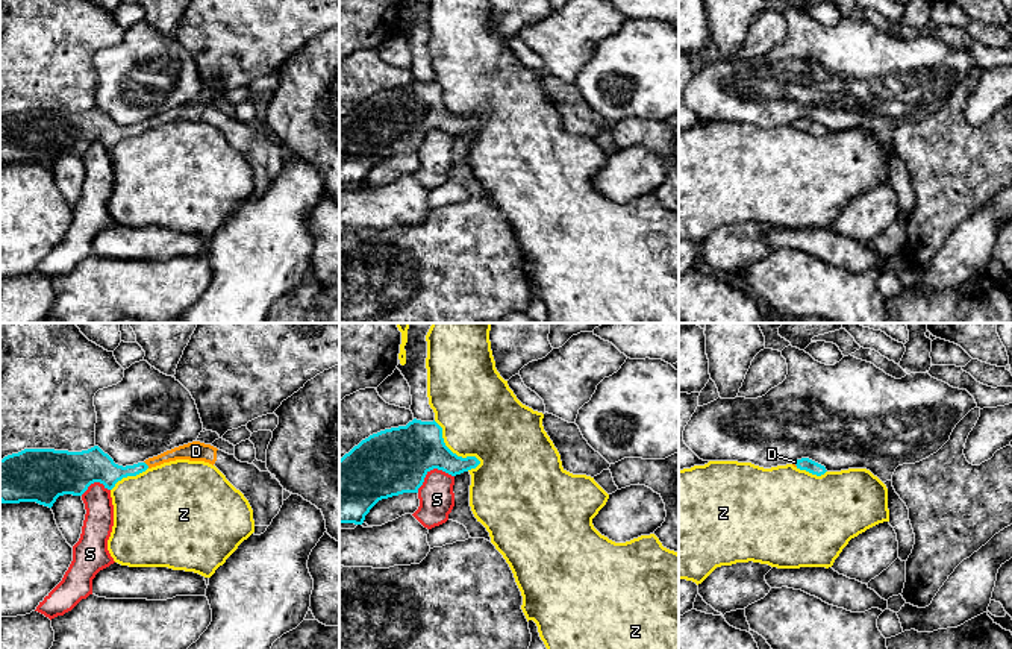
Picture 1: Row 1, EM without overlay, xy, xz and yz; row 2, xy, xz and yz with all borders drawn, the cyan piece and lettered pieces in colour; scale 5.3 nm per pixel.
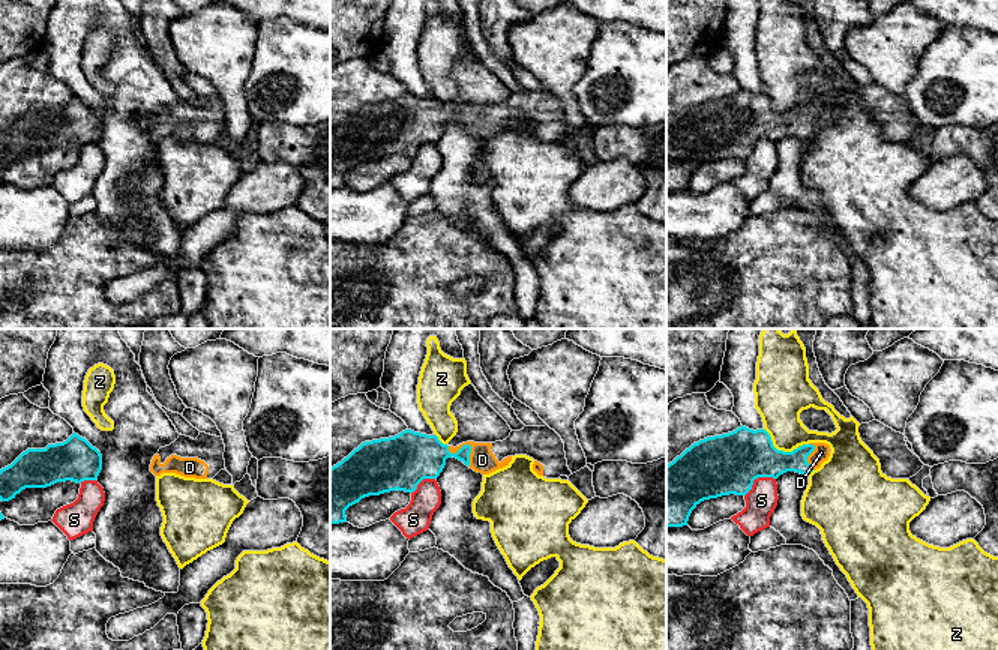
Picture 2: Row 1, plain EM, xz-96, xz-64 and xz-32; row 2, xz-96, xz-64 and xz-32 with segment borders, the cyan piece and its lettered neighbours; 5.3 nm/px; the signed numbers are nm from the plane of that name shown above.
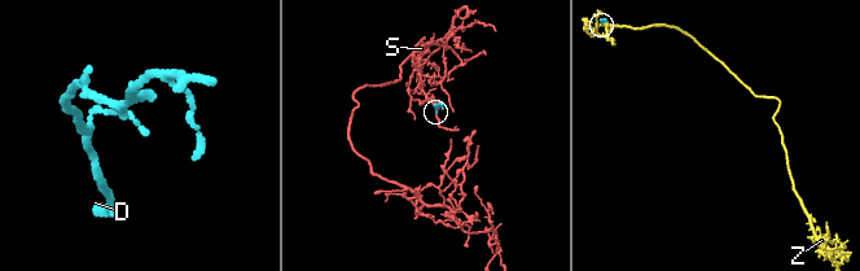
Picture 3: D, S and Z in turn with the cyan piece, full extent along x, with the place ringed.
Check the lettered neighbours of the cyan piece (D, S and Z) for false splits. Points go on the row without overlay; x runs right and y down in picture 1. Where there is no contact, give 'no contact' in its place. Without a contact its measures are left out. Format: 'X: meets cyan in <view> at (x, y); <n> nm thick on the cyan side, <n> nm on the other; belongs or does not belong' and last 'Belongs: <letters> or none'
D: meets cyan in xy at (146, 125); 160 nm thick on the cyan side, 90 nm on the other; belongs
S: meets cyan in xz at (431, 129); 340 nm thick on the cyan side, 190 nm on the other; does not belong
Z: meets cyan in xz at (455, 114); 280 nm thick on the cyan side, 420 nm on the other; does not belong
Belongs: D

